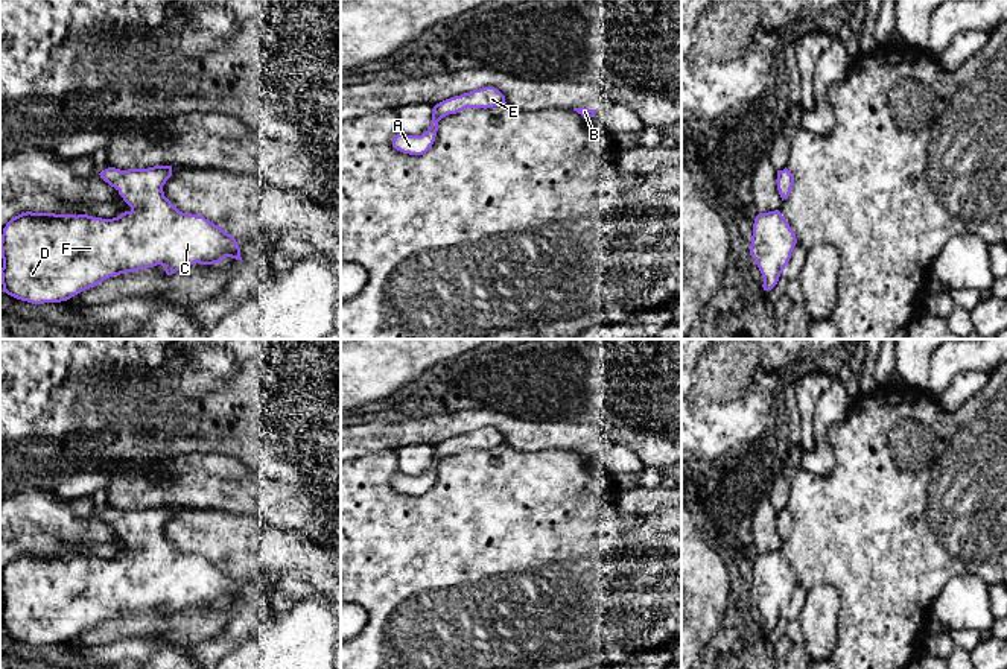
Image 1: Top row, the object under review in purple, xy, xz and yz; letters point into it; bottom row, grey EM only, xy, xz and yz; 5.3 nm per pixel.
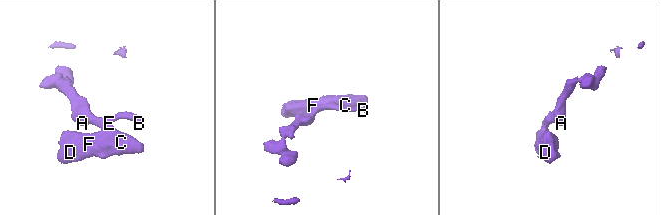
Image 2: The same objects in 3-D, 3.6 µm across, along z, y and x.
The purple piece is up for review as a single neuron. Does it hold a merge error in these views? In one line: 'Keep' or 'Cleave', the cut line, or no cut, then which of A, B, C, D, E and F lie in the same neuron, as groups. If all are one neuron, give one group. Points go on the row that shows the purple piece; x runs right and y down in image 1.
Keep. No split. Groups: A B C D E F

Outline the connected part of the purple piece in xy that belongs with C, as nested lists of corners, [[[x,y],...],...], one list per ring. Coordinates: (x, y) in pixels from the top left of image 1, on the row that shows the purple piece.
[[[172,166],[120,170],[108,167],[100,178],[131,207],[113,219],[88,214],[26,211],[3,228],[0,269],[3,290],[32,304],[61,303],[103,280],[161,265],[167,275],[190,265],[214,265],[225,257],[242,262],[236,239],[204,216],[179,211],[163,192]]]

